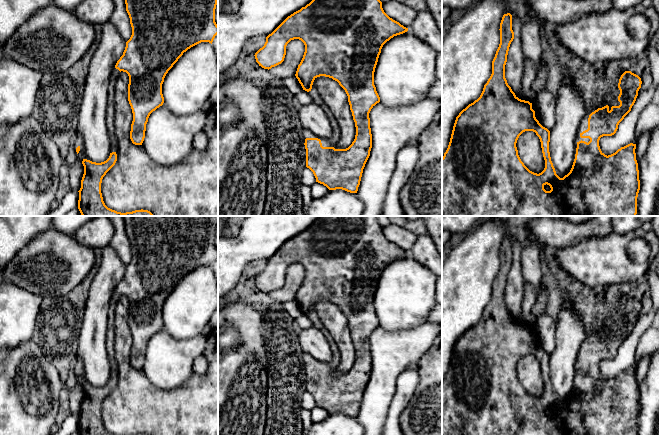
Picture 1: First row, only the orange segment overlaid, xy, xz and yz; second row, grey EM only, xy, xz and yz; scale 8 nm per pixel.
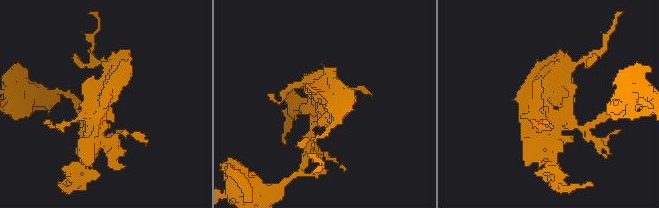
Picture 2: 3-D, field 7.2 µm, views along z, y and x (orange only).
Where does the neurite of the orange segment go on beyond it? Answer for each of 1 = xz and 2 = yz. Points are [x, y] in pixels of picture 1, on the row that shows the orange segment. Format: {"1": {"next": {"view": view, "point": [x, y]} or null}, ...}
{"1": {"next": {"view": "xz", "point": [330, 142]}}, "2": {"next": {"view": "yz", "point": [583, 126]}}}

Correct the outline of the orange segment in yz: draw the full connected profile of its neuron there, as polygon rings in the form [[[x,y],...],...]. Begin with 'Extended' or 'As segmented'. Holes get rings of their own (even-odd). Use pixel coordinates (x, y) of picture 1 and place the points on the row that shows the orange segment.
Extended. [[[510,13],[503,15],[499,30],[500,44],[492,61],[492,74],[480,97],[456,117],[448,148],[442,157],[442,216],[636,216],[640,190],[636,144],[630,143],[607,156],[601,151],[599,140],[603,136],[614,135],[619,123],[631,111],[641,88],[641,78],[625,71],[618,83],[620,105],[615,106],[611,99],[606,98],[601,106],[582,119],[572,168],[560,178],[550,157],[550,131],[540,120],[535,103],[519,99],[505,78],[507,55],[514,39]],[[525,131],[535,132],[541,142],[545,168],[539,174],[530,171],[518,155],[516,143]]]

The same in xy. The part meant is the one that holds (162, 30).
Extended. [[[125,0],[132,35],[111,73],[108,86],[106,124],[111,141],[110,156],[101,163],[87,159],[82,161],[84,174],[78,191],[78,209],[82,216],[154,216],[150,211],[143,209],[126,213],[117,212],[108,208],[103,201],[102,179],[118,158],[118,141],[115,134],[116,78],[121,71],[129,76],[128,101],[133,113],[130,139],[133,144],[142,145],[150,114],[164,103],[162,84],[168,71],[188,49],[201,42],[212,44],[218,34],[218,25],[215,22],[217,2],[218,0]]]

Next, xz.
Extended. [[[312,0],[288,16],[269,34],[264,46],[254,55],[259,66],[269,70],[284,61],[286,46],[291,40],[299,39],[304,43],[305,52],[295,76],[313,103],[323,109],[332,127],[332,135],[328,139],[318,138],[304,128],[306,167],[313,172],[316,182],[323,184],[329,190],[342,189],[350,193],[358,191],[363,169],[372,148],[369,113],[380,102],[374,85],[378,58],[387,41],[407,31],[408,28],[384,12],[380,0]],[[320,76],[337,81],[348,96],[356,135],[352,144],[346,149],[334,148],[339,140],[339,124],[313,85],[314,80]]]

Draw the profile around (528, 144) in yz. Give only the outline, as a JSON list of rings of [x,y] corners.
[[[533,131],[523,132],[516,143],[518,155],[524,165],[534,173],[541,173],[545,168],[539,137]]]

